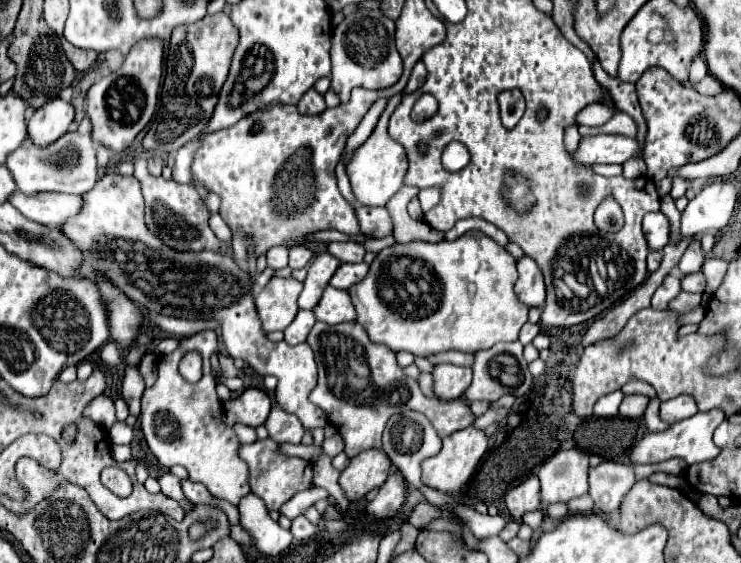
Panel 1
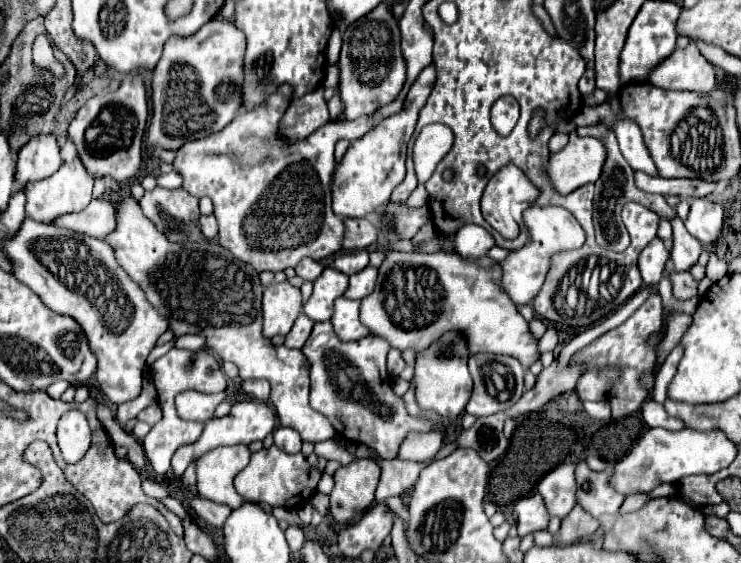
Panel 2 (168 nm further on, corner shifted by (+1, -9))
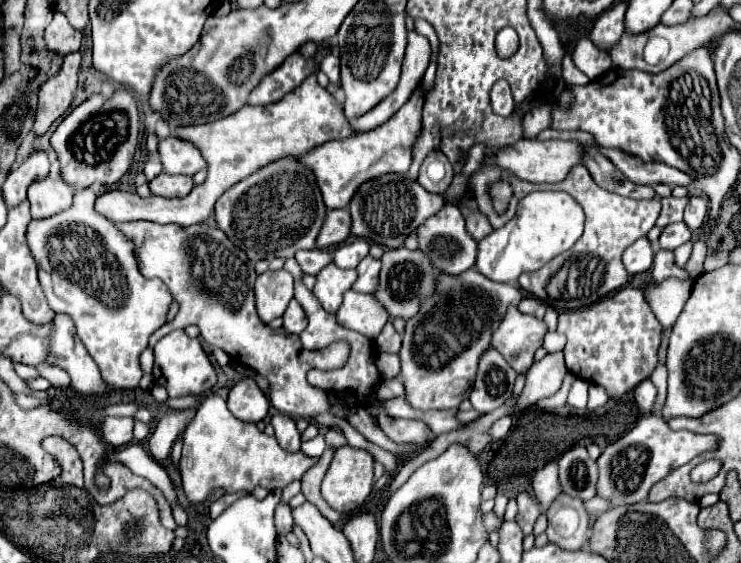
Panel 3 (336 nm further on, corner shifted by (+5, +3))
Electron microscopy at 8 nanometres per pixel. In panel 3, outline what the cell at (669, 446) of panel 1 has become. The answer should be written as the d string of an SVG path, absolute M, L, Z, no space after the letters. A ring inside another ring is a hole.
M654 414L644 416L636 422L636 426L626 436L622 436L614 444L606 446L604 452L600 454L600 458L596 460L596 464L598 464L596 494L600 498L608 500L612 508L646 500L648 490L658 480L662 480L672 470L690 462L692 458L696 458L700 452L706 452L706 450L714 450L714 436L698 436L698 434L692 434L686 430L674 432L660 416L654 416ZM630 450L638 450L638 452L634 452L634 460L628 458Z

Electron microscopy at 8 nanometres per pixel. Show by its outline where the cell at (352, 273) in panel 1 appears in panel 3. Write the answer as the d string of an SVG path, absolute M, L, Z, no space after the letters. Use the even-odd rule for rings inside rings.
M366 256L360 264L358 264L358 280L354 284L356 292L364 292L364 294L372 294L378 290L378 276L380 276L380 260L374 260L372 256Z

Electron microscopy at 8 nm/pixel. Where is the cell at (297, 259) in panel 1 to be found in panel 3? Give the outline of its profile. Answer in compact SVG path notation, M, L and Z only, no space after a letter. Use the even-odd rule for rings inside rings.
M298 250L294 256L302 268L304 274L318 274L324 266L328 266L332 262L332 256L328 250Z

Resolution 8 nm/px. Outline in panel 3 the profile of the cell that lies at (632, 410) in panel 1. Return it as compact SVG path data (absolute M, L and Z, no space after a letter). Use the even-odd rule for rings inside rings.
M626 286L626 288L620 288L612 294L608 294L594 306L562 312L558 318L558 332L562 332L568 338L566 348L564 348L566 366L570 368L570 372L574 376L606 388L610 398L624 396L636 384L650 378L650 374L654 372L654 368L658 364L656 352L660 346L660 330L662 330L662 326L658 324L656 316L650 312L650 308L646 308L646 300L642 300L642 290L632 288L632 286Z

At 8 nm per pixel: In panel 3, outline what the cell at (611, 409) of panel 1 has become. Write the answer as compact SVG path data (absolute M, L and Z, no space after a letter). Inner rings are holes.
M576 378L568 394L568 404L576 410L582 410L586 408L586 402L588 402L588 382L582 378Z

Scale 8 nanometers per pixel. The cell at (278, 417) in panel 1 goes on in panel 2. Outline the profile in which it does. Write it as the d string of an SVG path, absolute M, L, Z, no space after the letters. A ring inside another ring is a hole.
M280 426L280 428L274 430L272 436L274 436L274 444L276 444L280 450L284 450L284 452L288 452L288 454L300 452L302 440L300 440L300 434L298 434L296 430Z

